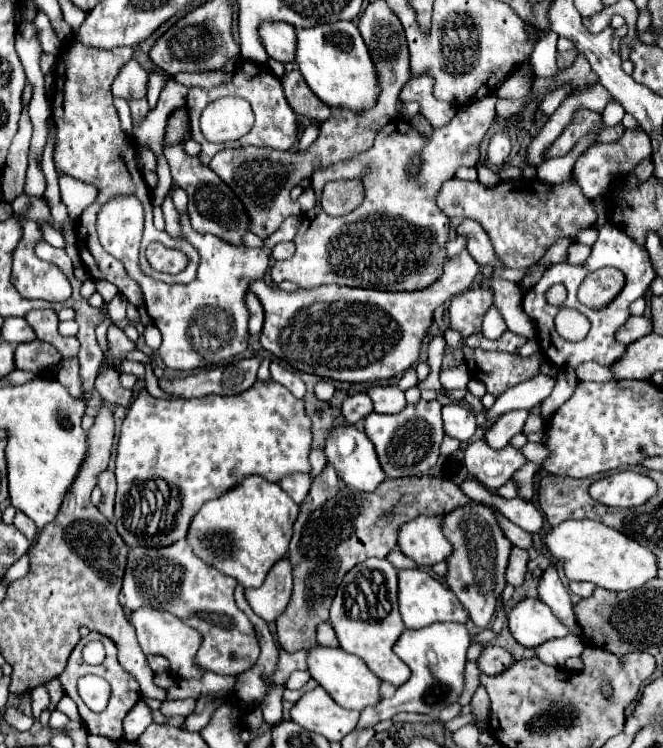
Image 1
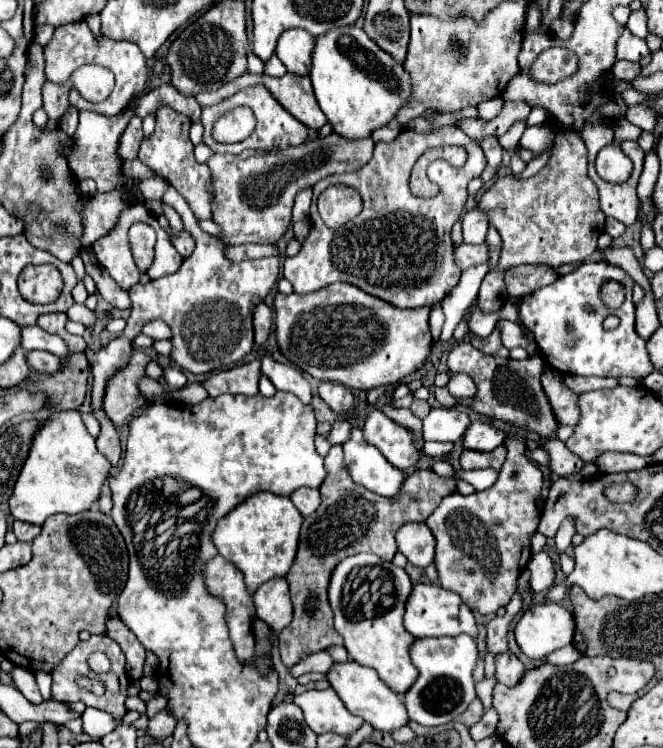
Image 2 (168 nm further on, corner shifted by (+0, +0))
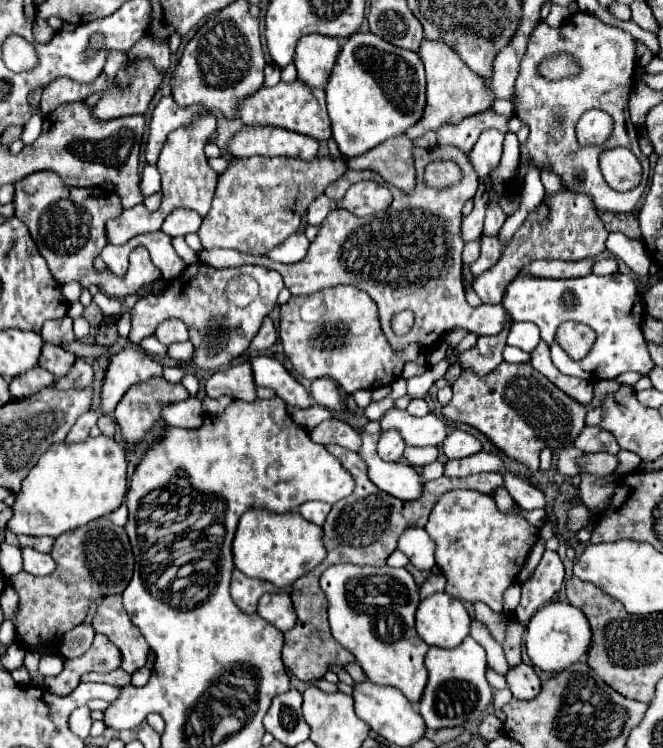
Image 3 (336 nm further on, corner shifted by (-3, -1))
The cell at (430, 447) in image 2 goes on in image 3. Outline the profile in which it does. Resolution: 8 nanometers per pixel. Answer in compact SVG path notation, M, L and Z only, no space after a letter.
M406 446L404 450L404 460L412 466L426 466L430 462L434 462L438 458L438 448L428 446L428 448L414 448L414 446Z

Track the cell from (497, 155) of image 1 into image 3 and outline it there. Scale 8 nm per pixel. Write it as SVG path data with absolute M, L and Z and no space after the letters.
M486 130L480 134L474 148L468 152L468 160L480 178L488 178L490 172L500 164L502 142L504 142L504 132Z

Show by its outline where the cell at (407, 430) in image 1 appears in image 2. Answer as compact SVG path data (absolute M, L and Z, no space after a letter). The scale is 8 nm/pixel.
M373 409L365 417L363 435L371 445L375 445L383 453L383 457L391 465L395 465L403 473L411 471L417 465L421 449L417 447L413 433L407 427L385 417L381 411Z

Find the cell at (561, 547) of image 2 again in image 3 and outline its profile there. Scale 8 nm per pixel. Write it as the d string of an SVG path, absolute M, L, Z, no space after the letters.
M576 506L568 512L568 530L570 532L578 532L580 528L584 528L590 522L590 512L584 506Z

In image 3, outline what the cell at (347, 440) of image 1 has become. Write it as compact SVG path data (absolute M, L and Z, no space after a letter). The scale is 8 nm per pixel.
M374 434L362 436L362 450L358 452L368 464L370 480L386 494L400 500L416 500L422 496L420 474L404 462L384 462L376 452L378 438Z

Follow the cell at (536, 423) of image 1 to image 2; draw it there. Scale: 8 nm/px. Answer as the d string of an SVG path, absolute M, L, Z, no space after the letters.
M521 435L507 437L505 447L509 451L507 461L491 489L467 497L451 493L425 521L437 539L435 565L441 587L455 591L465 605L481 615L495 613L509 603L517 579L531 559L529 537L539 525L535 501L543 489L543 473L523 457L525 443Z

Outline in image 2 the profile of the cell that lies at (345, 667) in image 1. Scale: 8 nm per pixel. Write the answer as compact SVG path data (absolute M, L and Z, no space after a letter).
M353 659L345 661L345 663L333 663L333 667L327 671L327 681L329 685L335 689L335 693L339 695L339 699L343 701L343 705L357 717L365 719L367 723L371 723L375 729L379 731L395 731L401 725L405 725L409 721L407 711L403 709L403 701L401 695L393 693L375 673L375 669L371 667L363 667L359 663L355 663Z

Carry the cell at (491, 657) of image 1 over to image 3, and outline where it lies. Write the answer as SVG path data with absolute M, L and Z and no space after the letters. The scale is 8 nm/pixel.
M528 664L510 668L506 674L506 682L508 682L508 688L512 690L514 698L518 698L518 700L532 700L540 694L540 688L542 688L538 674Z

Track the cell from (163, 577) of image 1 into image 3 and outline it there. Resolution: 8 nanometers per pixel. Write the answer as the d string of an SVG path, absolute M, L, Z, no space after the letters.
M234 570L232 574L232 584L230 584L230 592L232 592L232 598L234 602L246 610L246 612L256 612L256 604L258 604L258 598L262 594L276 594L276 592L286 592L288 596L292 596L294 588L288 586L284 590L278 590L276 586L272 586L270 582L264 582L264 580L256 580L256 578L248 578L246 574L242 574L240 570Z

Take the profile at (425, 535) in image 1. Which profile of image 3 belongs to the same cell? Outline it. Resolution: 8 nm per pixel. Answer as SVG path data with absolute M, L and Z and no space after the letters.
M406 528L398 540L398 550L404 552L418 570L434 566L434 540L424 528Z

